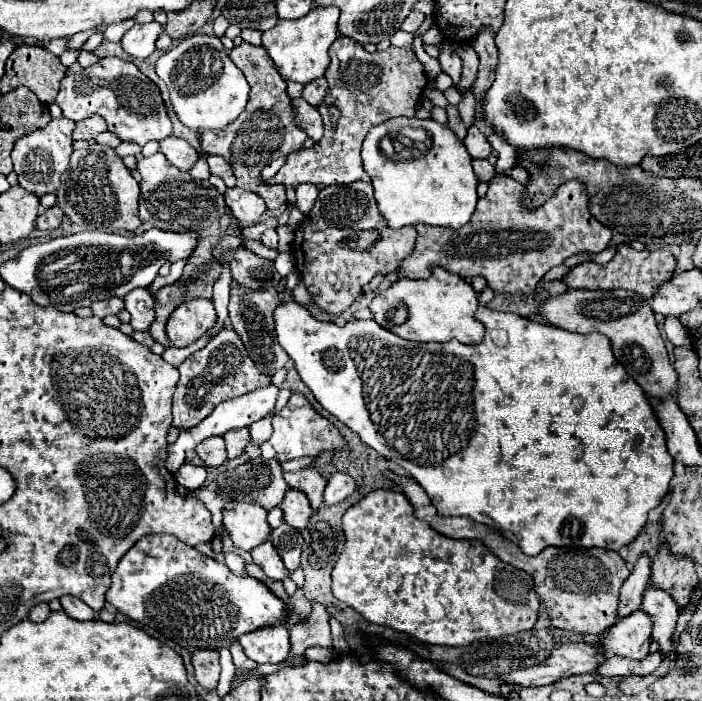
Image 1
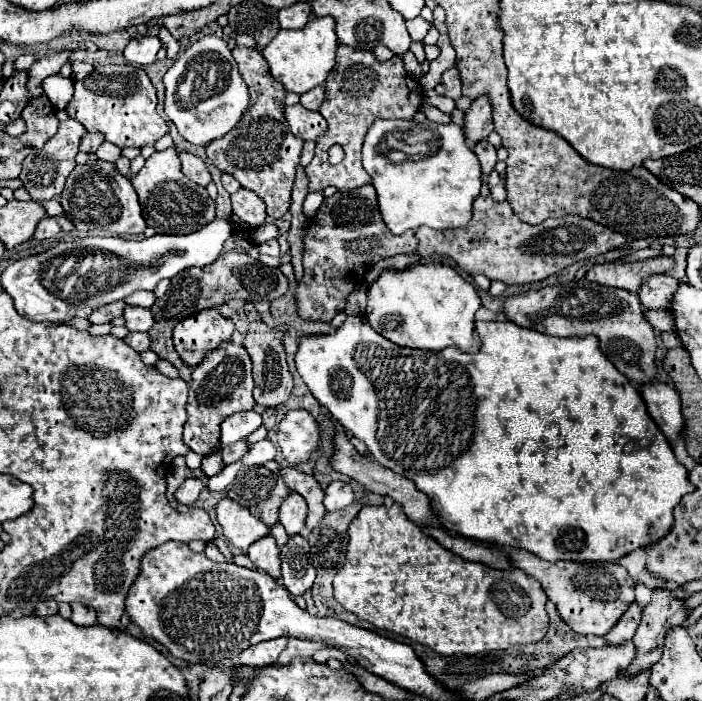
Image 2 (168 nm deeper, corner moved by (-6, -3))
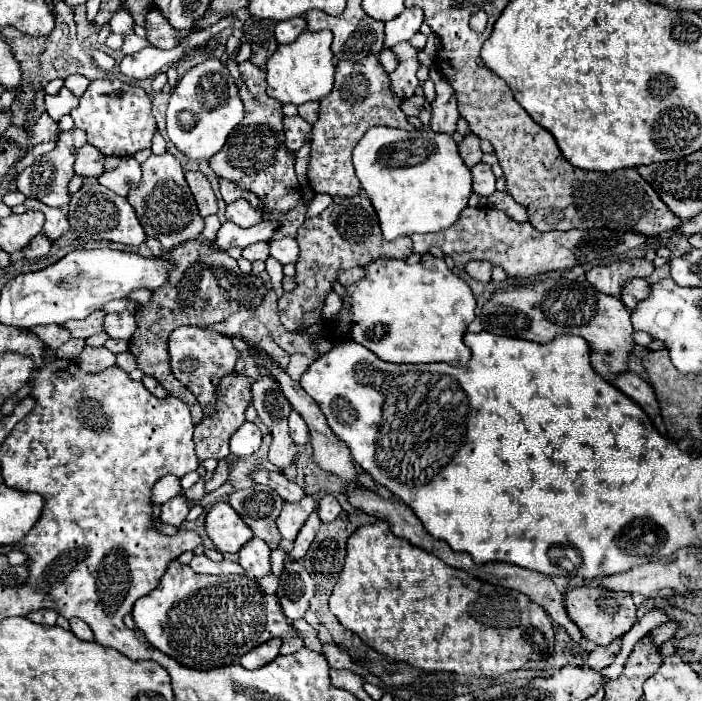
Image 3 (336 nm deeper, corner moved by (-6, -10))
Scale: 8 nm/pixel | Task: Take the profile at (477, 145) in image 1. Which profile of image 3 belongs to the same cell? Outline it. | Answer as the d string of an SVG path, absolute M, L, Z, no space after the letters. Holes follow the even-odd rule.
M477 164L475 168L471 168L473 174L473 192L479 196L491 196L495 192L495 176L491 172L491 166L487 164Z

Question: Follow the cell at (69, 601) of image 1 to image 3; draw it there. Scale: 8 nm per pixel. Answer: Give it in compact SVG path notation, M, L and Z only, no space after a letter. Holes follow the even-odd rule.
M71 618L69 624L71 624L71 632L73 632L77 638L81 638L81 640L93 640L93 632L91 632L91 628L89 628L87 622L83 622L83 620L79 620L79 618Z

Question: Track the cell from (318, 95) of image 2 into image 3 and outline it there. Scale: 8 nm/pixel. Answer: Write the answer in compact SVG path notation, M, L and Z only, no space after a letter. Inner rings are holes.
M307 102L307 104L301 104L299 106L299 116L303 120L307 120L309 124L313 124L319 116L319 102Z

